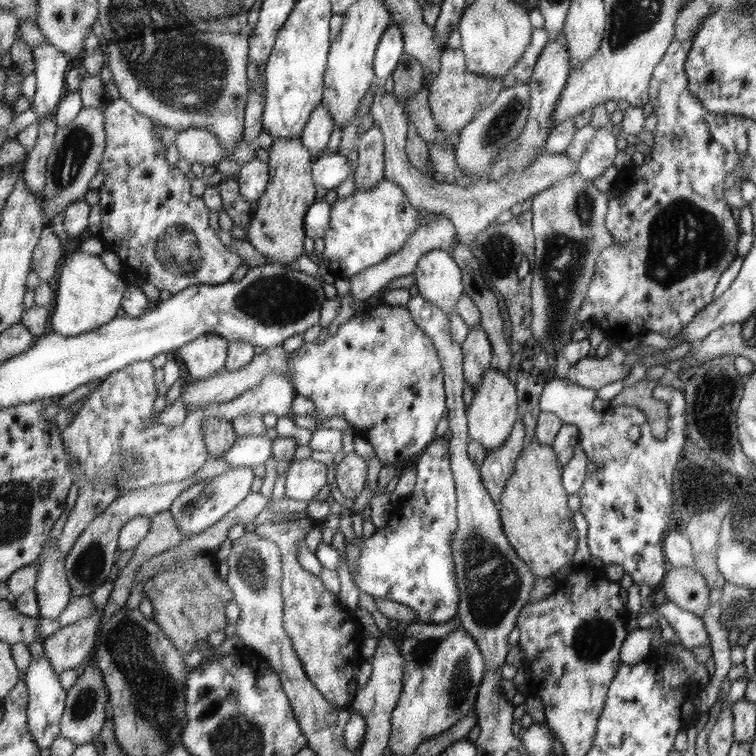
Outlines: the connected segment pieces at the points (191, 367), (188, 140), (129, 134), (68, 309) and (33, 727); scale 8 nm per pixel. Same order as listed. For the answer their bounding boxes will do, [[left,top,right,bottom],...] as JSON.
[[176,334,230,380],[174,128,225,165],[98,98,248,294],[49,250,124,337],[24,654,67,750]]

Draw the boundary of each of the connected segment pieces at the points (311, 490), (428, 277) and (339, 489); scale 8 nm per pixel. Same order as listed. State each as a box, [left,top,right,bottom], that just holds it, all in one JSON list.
[[285,458,328,502],[414,250,465,315],[333,452,367,499]]

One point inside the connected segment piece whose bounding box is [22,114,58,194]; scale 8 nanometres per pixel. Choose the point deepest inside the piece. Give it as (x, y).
(35, 167)

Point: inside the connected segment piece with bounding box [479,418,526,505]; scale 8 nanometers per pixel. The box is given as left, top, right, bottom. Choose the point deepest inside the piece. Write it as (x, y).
(495, 470)

